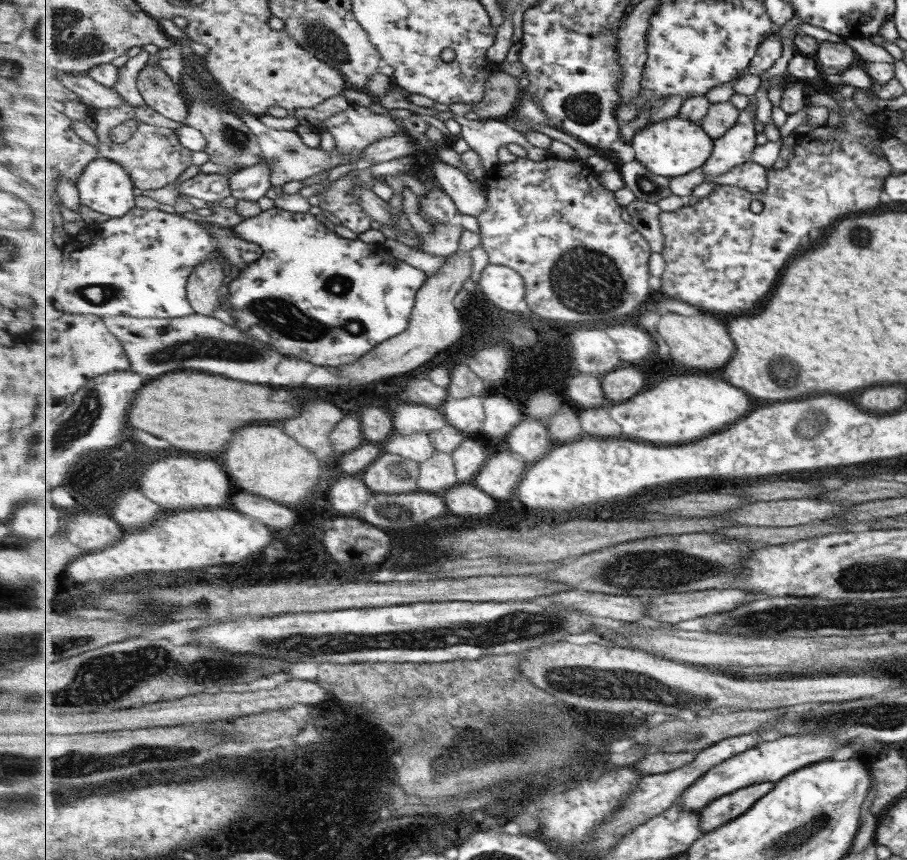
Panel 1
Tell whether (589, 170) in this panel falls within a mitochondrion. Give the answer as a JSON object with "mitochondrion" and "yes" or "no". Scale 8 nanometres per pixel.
{"mitochondrion":"no"}

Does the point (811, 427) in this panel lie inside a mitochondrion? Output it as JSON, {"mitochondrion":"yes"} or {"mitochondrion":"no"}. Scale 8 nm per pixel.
{"mitochondrion":"yes"}

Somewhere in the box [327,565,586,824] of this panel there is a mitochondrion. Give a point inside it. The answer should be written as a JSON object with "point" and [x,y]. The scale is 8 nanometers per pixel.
{"point":[462,748]}

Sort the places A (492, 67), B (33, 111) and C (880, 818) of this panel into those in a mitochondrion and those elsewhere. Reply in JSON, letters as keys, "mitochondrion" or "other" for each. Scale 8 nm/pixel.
{"A":"other","B":"other","C":"other"}

